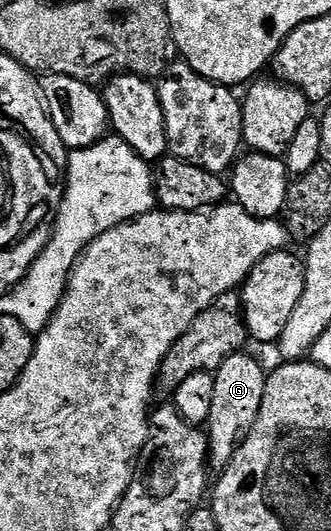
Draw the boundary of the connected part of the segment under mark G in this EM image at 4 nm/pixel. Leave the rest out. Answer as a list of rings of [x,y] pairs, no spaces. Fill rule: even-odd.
[[[244,352],[231,355],[213,374],[215,380],[215,401],[211,403],[211,416],[207,423],[209,440],[209,462],[214,471],[220,472],[231,464],[235,452],[247,440],[251,428],[255,428],[255,420],[259,416],[259,408],[263,404],[266,373]]]

